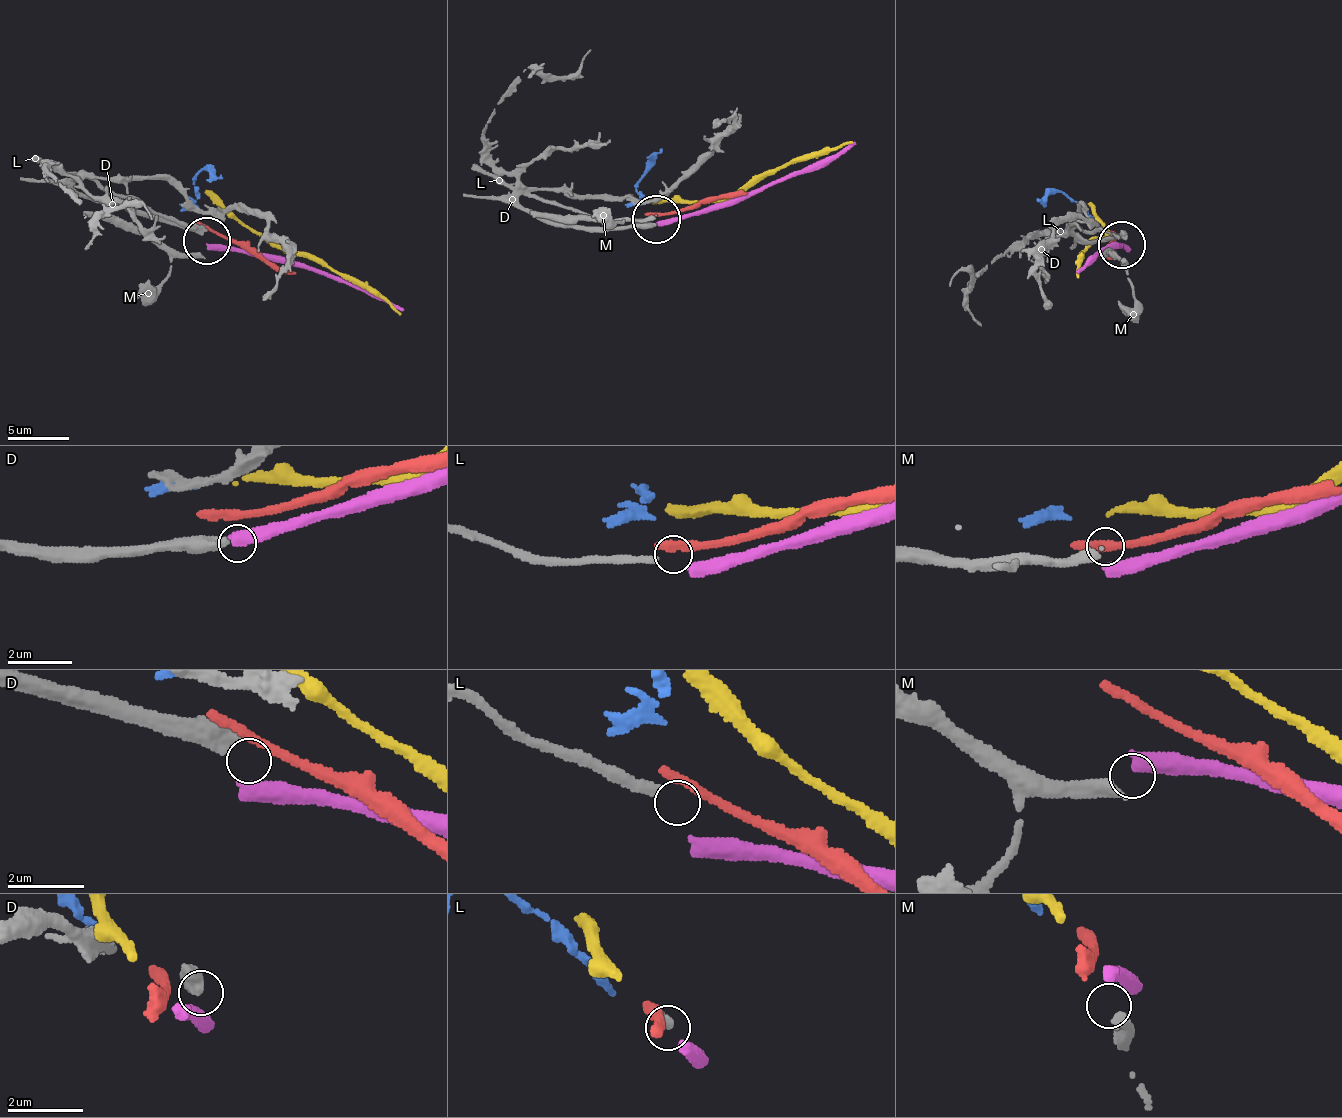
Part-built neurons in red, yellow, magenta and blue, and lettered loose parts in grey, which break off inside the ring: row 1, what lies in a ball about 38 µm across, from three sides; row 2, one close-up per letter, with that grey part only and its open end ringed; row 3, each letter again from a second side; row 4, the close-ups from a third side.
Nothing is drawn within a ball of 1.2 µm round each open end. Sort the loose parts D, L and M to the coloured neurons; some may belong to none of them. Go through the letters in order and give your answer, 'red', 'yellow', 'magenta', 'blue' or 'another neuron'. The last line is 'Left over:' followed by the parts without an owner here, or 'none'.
D: another neuron
L: another neuron
M: another neuron
Left over: D, L, M

